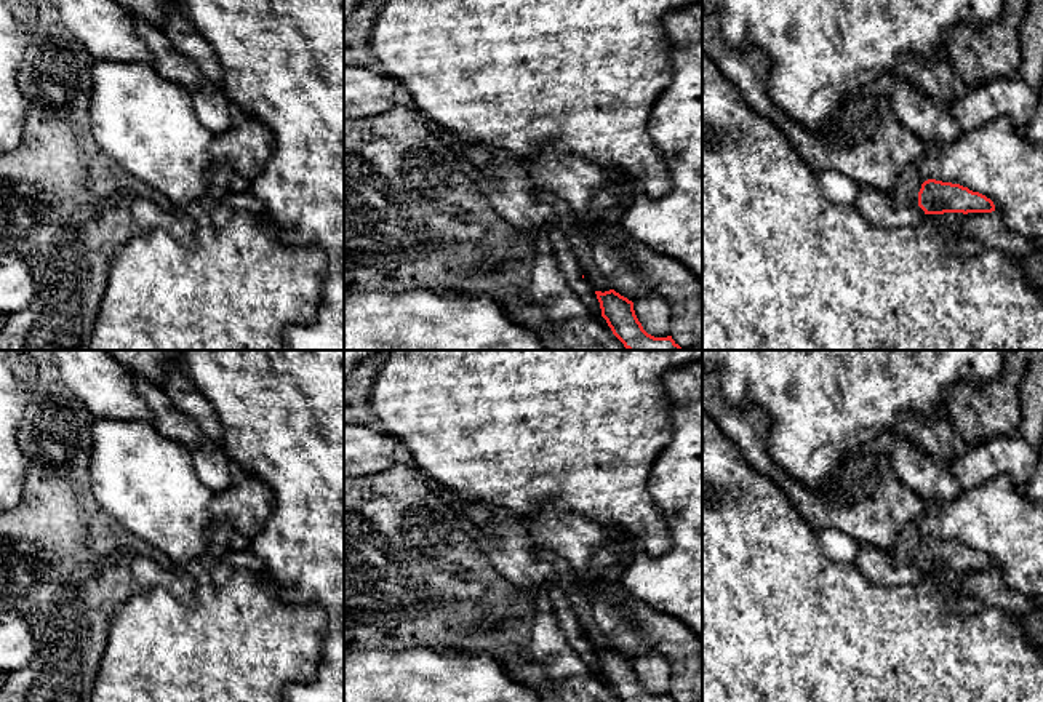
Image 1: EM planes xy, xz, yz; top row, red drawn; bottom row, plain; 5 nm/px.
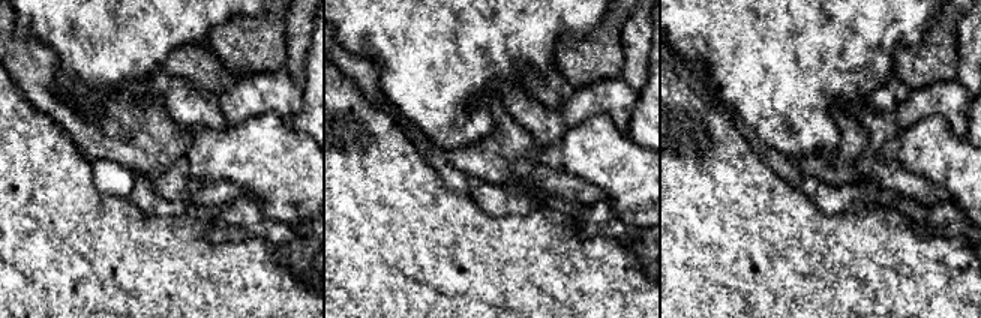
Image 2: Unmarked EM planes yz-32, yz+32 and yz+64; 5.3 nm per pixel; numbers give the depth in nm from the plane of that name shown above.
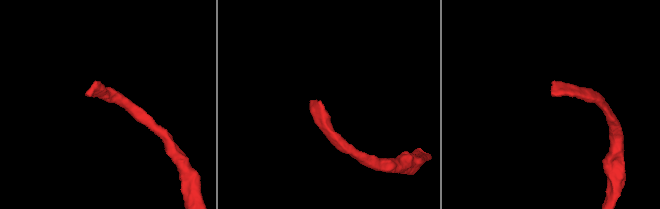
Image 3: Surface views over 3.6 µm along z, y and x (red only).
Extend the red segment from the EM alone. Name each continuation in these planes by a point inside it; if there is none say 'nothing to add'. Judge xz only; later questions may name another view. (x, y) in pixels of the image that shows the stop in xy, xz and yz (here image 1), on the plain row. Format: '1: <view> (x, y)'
nothing to add

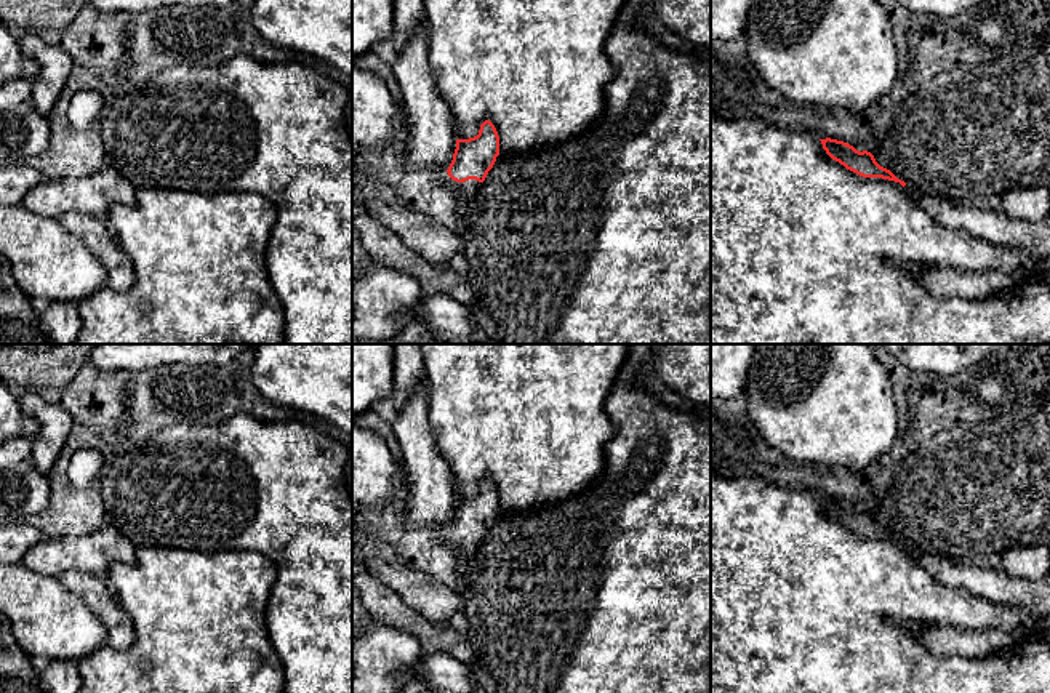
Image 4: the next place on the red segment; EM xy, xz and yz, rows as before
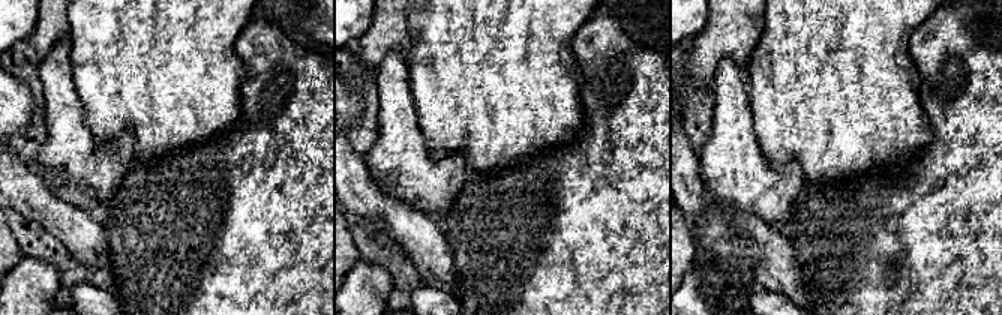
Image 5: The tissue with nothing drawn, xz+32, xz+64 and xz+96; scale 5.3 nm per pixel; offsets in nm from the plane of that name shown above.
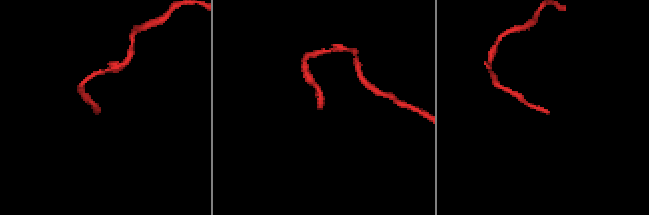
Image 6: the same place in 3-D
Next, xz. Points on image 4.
1: xz (431, 501)

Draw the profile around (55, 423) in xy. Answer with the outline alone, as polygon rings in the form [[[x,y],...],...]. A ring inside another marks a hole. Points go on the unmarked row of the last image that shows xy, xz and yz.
[[[27,391],[18,405],[22,415],[40,426],[32,437],[32,458],[38,472],[48,477],[72,432],[72,416],[64,408],[45,400],[38,391]]]

